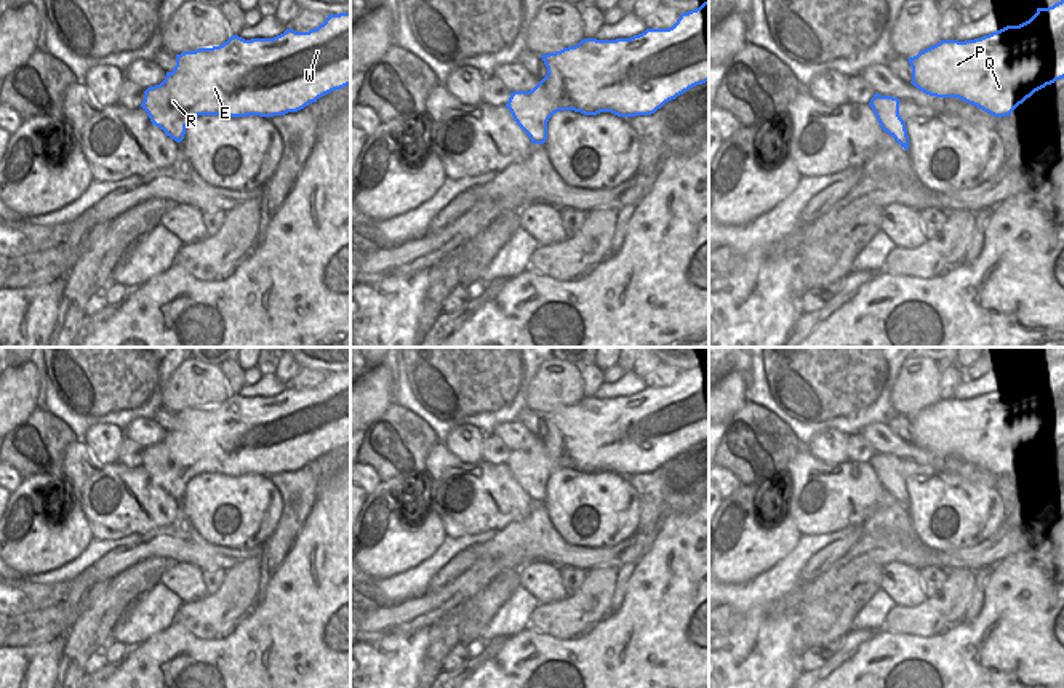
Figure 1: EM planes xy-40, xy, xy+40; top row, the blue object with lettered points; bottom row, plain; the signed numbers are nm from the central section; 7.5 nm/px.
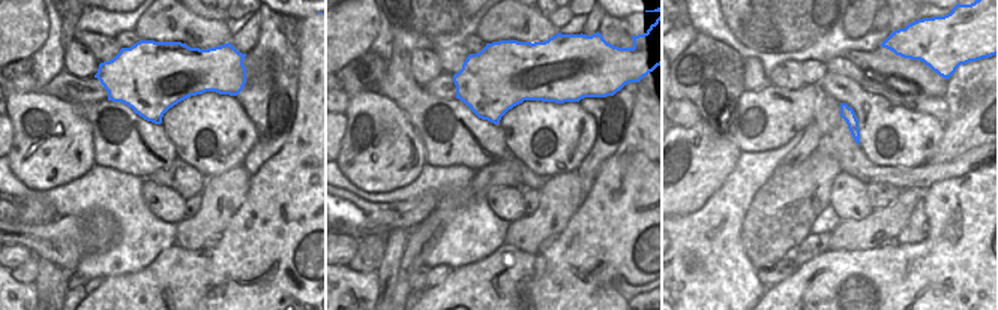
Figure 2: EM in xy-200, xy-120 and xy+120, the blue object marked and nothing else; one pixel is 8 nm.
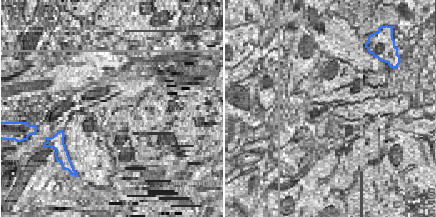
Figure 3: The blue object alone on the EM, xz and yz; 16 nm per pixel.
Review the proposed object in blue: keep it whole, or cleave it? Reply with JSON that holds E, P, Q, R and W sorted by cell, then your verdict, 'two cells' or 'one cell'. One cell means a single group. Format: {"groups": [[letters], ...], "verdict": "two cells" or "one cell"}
{"groups": [["E", "P", "Q", "R", "W"]], "verdict": "one cell"}

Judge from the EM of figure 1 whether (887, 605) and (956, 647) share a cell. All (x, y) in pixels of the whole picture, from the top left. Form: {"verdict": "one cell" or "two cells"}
{"verdict": "two cells"}

